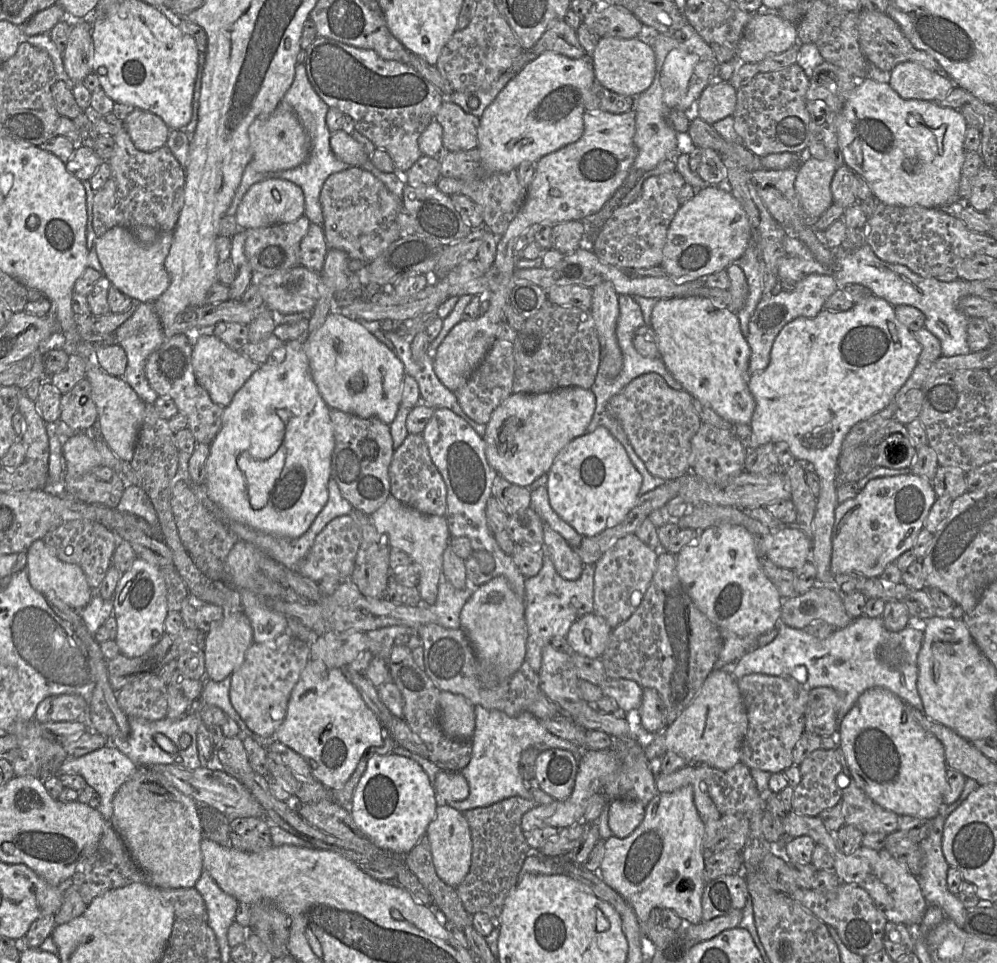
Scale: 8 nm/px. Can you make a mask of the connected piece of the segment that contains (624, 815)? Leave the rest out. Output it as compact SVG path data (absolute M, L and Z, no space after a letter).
M615 799L609 802L608 826L617 838L626 838L641 824L645 806L631 799Z

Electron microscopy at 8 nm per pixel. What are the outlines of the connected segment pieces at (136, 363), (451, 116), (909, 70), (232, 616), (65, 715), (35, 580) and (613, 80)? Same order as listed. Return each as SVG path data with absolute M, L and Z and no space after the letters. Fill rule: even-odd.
M153 302L141 303L133 315L115 331L117 343L123 348L127 356L127 367L121 377L137 393L146 404L154 404L158 394L151 388L145 372L148 357L156 351L166 340L160 319L155 311Z
M453 102L441 105L434 118L443 129L444 152L468 151L478 146L478 128L480 119L472 114L467 114L463 109Z
M911 61L897 64L889 72L888 83L903 99L939 100L953 88L947 78Z
M224 611L223 619L206 633L203 649L206 677L220 682L232 675L253 642L253 629L244 612Z
M62 694L45 698L37 707L34 719L45 722L90 723L89 703L80 695Z
M42 539L34 541L28 548L26 569L29 582L36 591L46 599L58 598L77 611L82 611L94 595L95 591L89 586L83 570L78 565L60 560Z
M602 37L592 55L592 62L596 81L620 95L639 96L649 88L655 77L655 53L651 46L640 38Z

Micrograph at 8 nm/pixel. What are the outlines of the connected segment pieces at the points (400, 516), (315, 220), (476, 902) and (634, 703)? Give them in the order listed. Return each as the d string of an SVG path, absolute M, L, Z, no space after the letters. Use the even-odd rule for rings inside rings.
M389 495L385 502L370 515L371 522L379 534L386 538L390 548L407 553L412 562L420 566L417 584L422 601L434 604L438 594L438 584L442 577L443 552L449 545L451 535L445 516L422 514Z
M304 63L296 64L293 83L285 93L282 99L282 104L286 104L295 112L296 116L298 117L300 123L302 124L305 132L309 137L310 152L307 160L298 167L275 173L262 173L256 171L252 166L251 160L243 172L241 182L233 196L232 202L228 210L226 211L226 215L236 215L237 209L242 201L242 198L253 184L256 184L257 182L260 182L268 177L275 177L291 181L302 189L305 198L304 216L309 219L310 223L322 226L323 213L320 204L320 192L322 186L325 180L331 174L343 171L351 166L339 160L331 150L331 131L326 123L326 115L329 106L320 98L320 96L313 89L311 83L309 82Z
M513 796L489 806L463 812L471 836L471 864L468 874L455 889L469 914L486 914L495 928L500 926L504 901L518 882L525 858L532 852L521 830L521 819L536 805L532 798Z
M607 679L599 686L603 696L613 698L624 712L638 709L641 705L643 688L633 680Z

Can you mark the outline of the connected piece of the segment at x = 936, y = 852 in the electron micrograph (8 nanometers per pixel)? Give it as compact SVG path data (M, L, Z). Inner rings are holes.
M967 778L964 789L958 800L955 801L953 804L944 804L942 811L934 819L931 820L931 830L929 832L929 835L919 844L923 854L923 860L920 874L916 878L922 889L928 906L939 907L944 912L947 918L954 921L954 923L962 929L965 926L968 910L964 907L959 897L955 894L952 894L947 888L947 873L950 866L943 854L942 836L944 823L947 816L951 812L953 812L963 801L965 801L969 794L977 789L979 786L980 784L976 780Z

